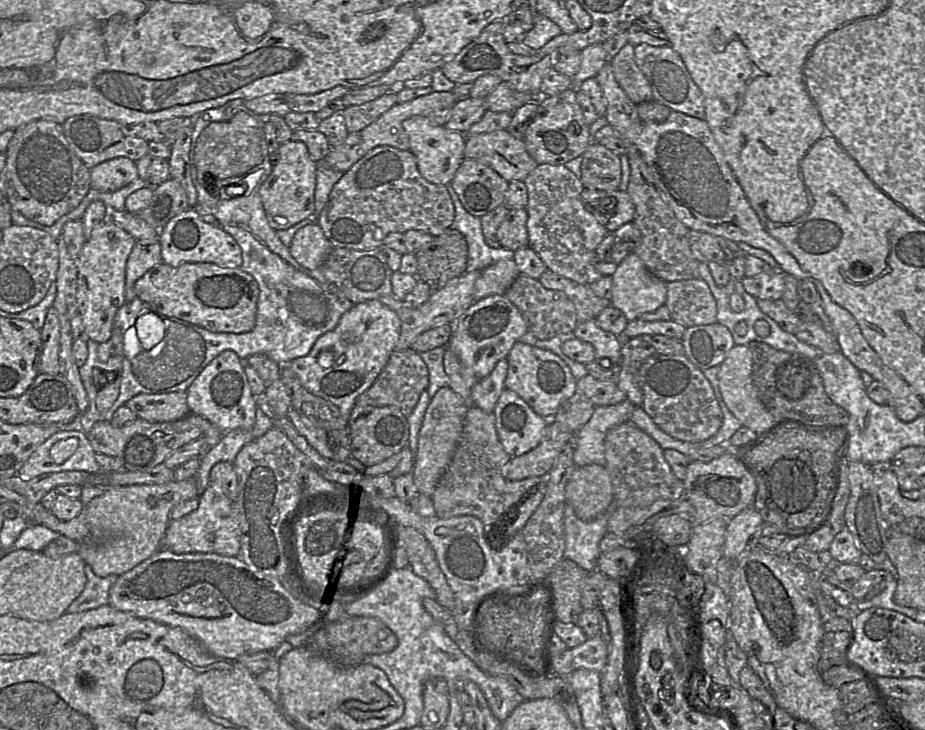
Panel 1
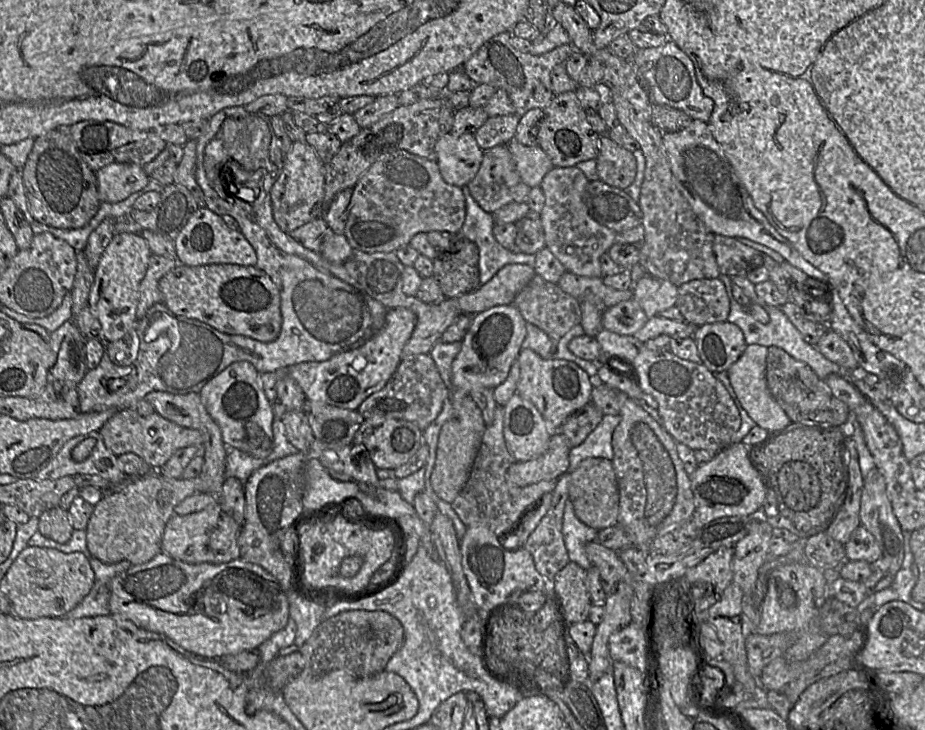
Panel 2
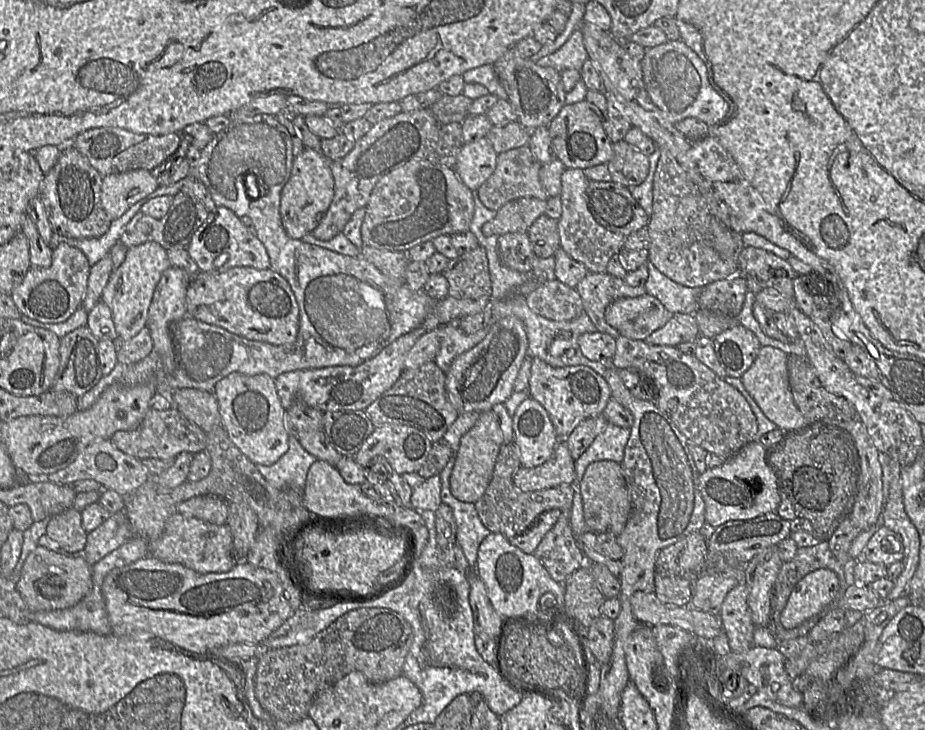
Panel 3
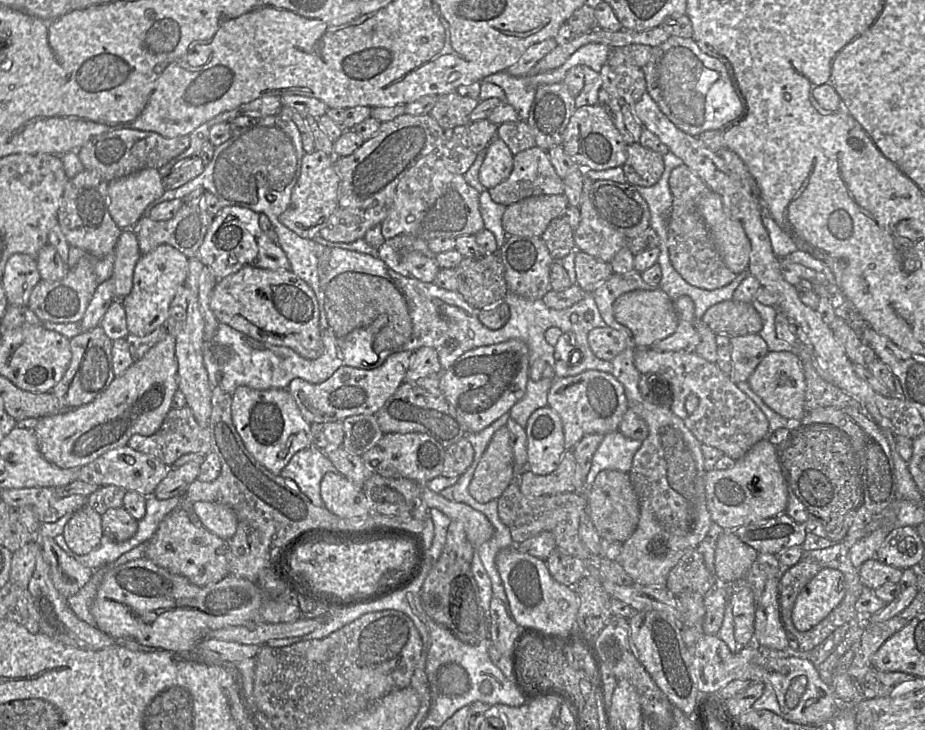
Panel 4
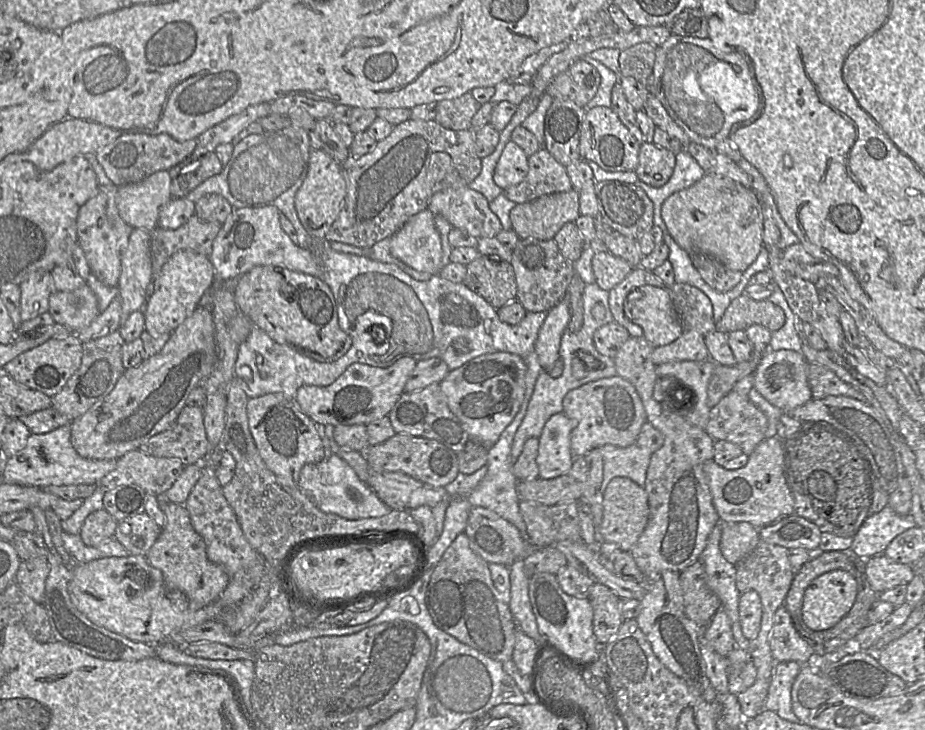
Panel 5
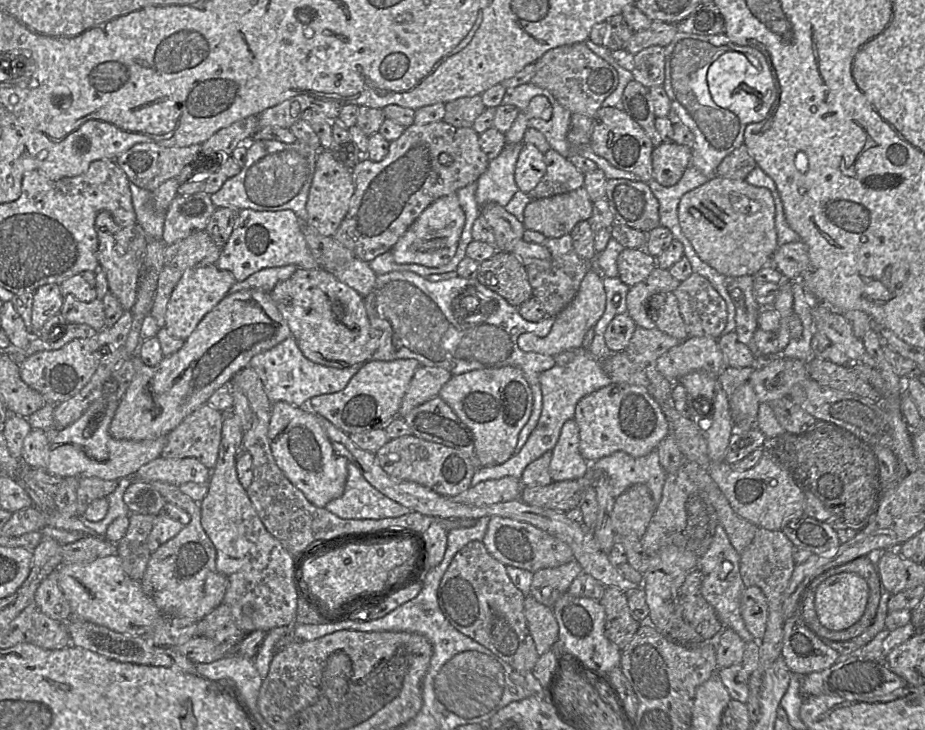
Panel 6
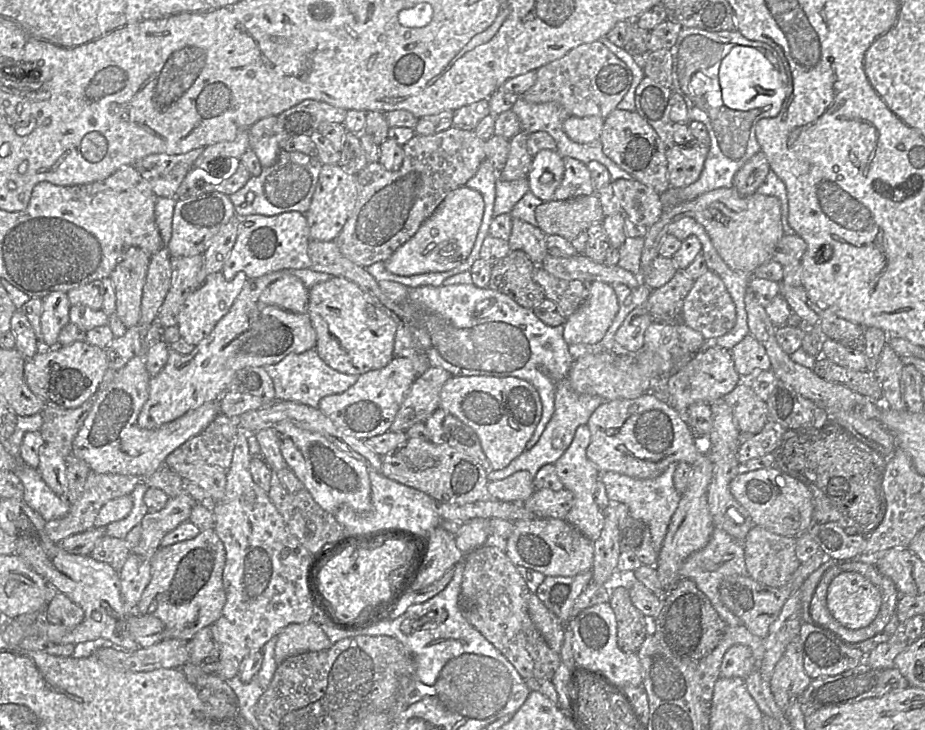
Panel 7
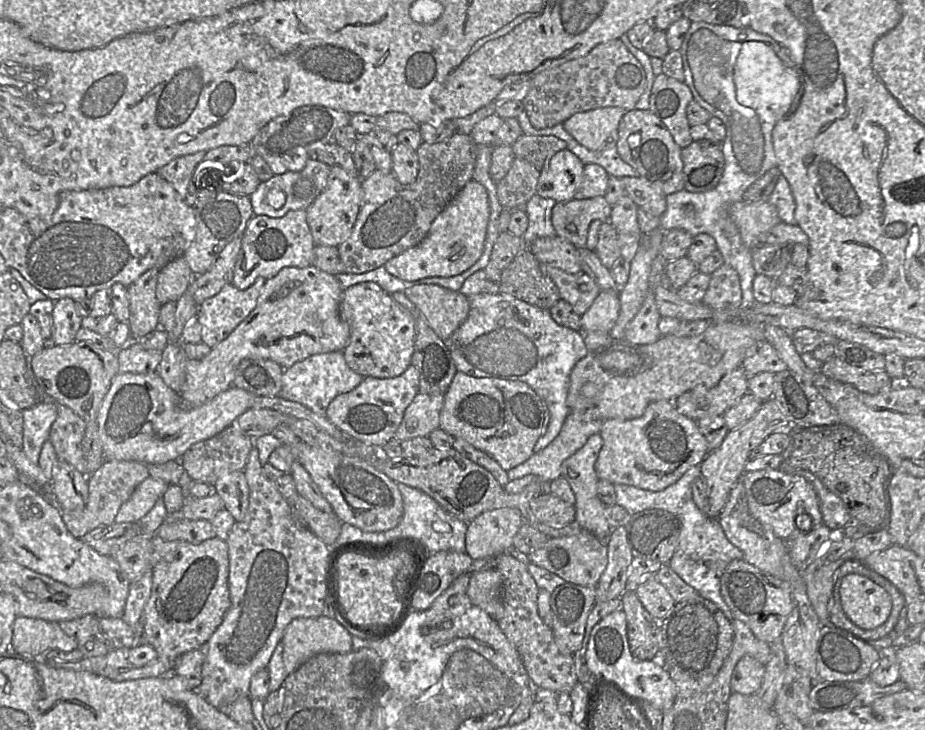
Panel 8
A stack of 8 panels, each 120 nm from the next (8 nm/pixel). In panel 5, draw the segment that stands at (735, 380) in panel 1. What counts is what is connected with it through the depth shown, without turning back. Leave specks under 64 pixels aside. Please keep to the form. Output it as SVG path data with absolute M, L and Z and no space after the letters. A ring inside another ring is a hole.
M769 349L760 359L753 373L754 389L771 405L784 412L790 412L804 405L812 398L808 383L809 363L802 353L793 350Z

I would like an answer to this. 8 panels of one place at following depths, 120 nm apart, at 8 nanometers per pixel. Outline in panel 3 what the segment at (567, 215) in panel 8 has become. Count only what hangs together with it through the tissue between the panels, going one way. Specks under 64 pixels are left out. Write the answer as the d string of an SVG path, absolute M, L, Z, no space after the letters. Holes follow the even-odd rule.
M523 197L504 204L496 211L496 216L482 226L487 235L501 235L511 232L527 232L541 215L545 214L547 200Z

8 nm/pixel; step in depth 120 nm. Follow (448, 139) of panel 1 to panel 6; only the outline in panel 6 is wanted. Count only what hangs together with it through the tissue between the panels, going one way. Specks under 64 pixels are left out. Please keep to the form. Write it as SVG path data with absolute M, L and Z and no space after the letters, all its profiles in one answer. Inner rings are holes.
M522 143L515 168L515 182L519 191L527 194L532 191L545 174L545 170L544 153L532 144Z

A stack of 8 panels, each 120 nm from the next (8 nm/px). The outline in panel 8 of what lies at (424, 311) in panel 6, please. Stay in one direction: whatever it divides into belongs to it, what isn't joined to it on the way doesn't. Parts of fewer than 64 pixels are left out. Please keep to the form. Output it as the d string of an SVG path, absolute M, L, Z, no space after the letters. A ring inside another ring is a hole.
M483 292L468 296L470 309L467 318L446 340L451 357L459 372L474 377L497 377L527 383L544 401L549 412L548 425L534 446L534 452L544 449L559 434L570 413L567 405L569 375L574 365L589 350L584 343L584 333L557 324L548 310L533 306L507 293Z

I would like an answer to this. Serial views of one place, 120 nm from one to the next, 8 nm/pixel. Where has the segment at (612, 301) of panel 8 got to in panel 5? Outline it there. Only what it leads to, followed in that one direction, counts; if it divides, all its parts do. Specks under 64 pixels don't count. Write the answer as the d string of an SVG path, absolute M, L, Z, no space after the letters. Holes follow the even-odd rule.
M574 274L560 303L551 309L540 328L535 343L538 362L544 372L560 358L559 350L564 332L579 304L586 284L578 274Z

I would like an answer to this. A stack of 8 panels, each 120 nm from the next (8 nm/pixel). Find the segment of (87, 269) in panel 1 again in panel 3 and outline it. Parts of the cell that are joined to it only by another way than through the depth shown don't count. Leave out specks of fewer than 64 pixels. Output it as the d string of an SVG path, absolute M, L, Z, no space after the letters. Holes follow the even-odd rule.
M145 242L128 248L125 260L113 269L100 298L112 311L117 336L129 339L146 326L156 285L170 266L167 250L156 242Z

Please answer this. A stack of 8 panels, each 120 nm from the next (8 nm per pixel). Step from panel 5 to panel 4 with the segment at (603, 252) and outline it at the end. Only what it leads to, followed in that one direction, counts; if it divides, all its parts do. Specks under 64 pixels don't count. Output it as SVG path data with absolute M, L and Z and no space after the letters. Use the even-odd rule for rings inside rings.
M576 252L575 284L586 293L591 293L613 273L610 263L597 259L585 252Z

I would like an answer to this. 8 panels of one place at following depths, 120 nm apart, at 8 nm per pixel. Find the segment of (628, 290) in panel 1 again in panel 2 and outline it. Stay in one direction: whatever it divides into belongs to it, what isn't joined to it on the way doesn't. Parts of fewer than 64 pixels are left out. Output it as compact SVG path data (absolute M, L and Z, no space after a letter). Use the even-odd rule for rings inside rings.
M650 274L635 282L632 291L632 299L640 304L648 318L674 307L678 296L678 286Z

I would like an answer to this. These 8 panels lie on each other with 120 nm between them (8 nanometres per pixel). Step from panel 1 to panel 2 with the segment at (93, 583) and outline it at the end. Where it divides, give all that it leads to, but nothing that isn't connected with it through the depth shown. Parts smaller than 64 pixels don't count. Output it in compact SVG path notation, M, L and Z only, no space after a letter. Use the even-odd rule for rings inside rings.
M94 557L89 559L95 574L94 585L89 594L62 618L76 619L111 614L109 607L110 582L115 575L132 566L132 563L127 560L107 564Z

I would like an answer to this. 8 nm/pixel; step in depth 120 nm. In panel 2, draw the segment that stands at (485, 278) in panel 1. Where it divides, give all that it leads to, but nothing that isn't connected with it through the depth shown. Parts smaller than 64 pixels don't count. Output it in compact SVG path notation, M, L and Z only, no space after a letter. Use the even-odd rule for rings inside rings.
M513 263L502 267L487 283L457 297L461 314L476 315L494 306L510 305L535 276L533 267Z

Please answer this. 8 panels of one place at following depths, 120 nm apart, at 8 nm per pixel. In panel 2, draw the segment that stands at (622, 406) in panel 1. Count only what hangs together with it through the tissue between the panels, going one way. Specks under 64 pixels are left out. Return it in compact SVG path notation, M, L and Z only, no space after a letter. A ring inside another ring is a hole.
M604 415L598 426L578 446L572 447L569 452L569 469L567 473L575 470L587 458L613 459L612 435L616 426L621 421L621 415Z

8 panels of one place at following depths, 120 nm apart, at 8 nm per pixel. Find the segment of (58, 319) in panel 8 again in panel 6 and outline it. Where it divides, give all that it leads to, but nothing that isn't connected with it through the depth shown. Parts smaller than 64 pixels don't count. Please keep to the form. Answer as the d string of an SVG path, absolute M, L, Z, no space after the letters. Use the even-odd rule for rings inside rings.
M45 284L34 291L31 314L34 332L38 332L47 320L59 314L63 298L58 284Z

